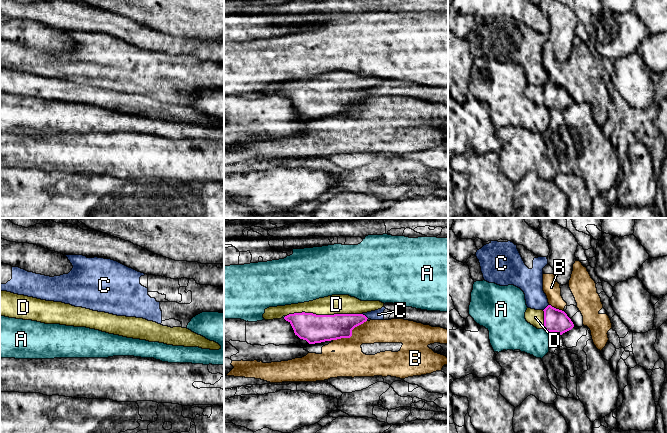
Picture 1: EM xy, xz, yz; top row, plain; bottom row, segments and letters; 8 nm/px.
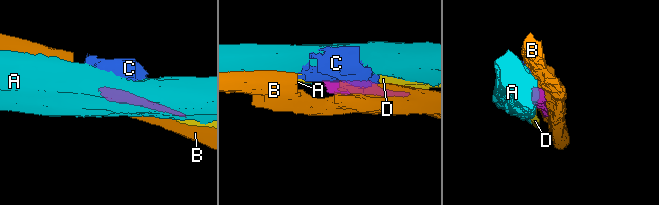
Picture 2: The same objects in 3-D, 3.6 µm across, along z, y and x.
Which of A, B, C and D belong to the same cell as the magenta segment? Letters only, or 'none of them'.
D

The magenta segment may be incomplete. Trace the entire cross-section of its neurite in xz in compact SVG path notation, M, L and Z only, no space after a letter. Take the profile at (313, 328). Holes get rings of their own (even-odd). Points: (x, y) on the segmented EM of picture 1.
M332 295L304 303L269 307L265 309L263 318L265 320L284 318L291 324L295 335L309 344L315 344L350 338L352 330L367 321L365 313L382 307L384 307L384 303L380 301L361 301L349 295Z

